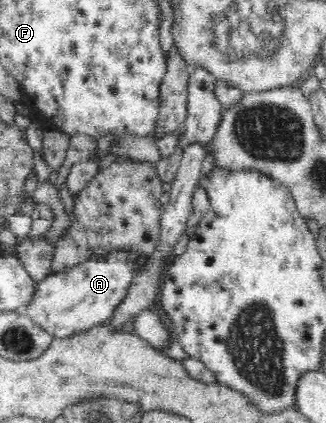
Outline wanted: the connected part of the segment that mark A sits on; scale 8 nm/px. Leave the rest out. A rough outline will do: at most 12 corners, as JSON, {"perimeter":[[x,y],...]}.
{"perimeter":[[108,249],[37,282],[23,312],[56,338],[106,324],[150,253]]}

